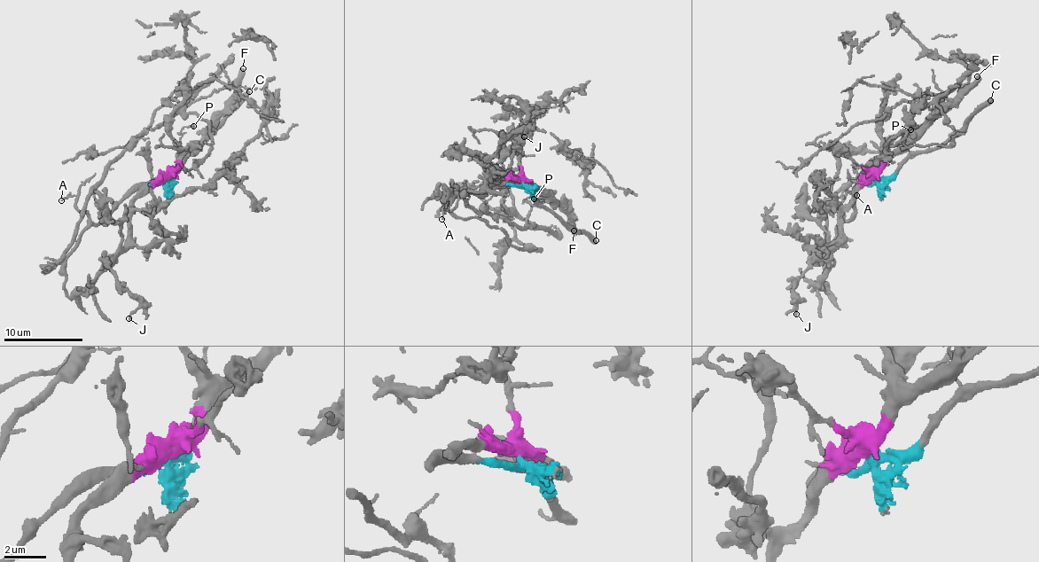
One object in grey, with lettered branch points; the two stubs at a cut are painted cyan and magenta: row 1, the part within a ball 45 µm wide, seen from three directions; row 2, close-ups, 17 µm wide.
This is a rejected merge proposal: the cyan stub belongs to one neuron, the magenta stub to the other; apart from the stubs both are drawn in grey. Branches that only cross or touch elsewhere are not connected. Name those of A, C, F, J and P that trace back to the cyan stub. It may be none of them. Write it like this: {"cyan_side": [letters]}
{"cyan_side": ["A", "C", "P"]}

